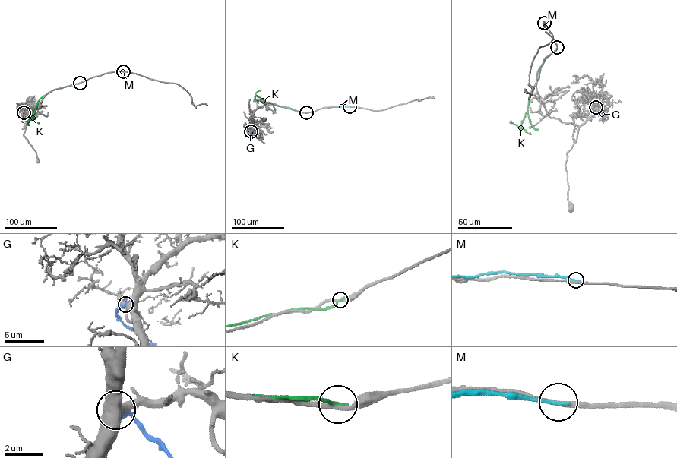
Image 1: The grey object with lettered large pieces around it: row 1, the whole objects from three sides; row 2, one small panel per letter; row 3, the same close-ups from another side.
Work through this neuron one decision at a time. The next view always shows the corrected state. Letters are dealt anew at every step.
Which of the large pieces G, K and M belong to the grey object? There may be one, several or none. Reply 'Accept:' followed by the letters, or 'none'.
Accept: none

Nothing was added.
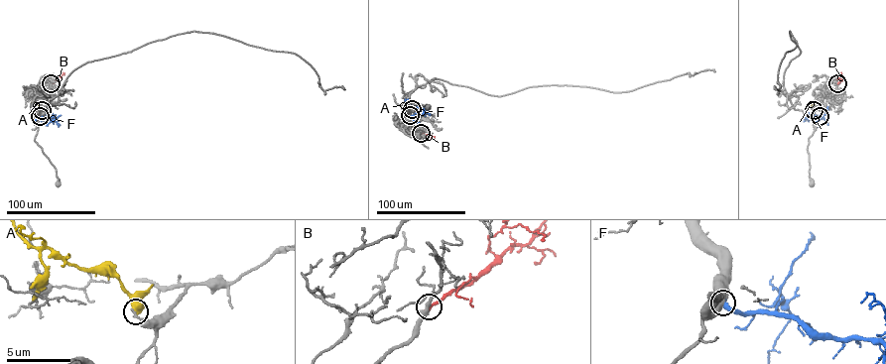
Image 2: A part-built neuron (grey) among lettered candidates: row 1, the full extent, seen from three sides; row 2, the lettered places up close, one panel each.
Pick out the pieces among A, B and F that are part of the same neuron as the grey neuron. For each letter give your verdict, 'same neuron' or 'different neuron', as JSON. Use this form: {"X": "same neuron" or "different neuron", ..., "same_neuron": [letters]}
{"A": "different neuron", "B": "same neuron", "F": "same neuron", "same_neuron": ["B", "F"]}

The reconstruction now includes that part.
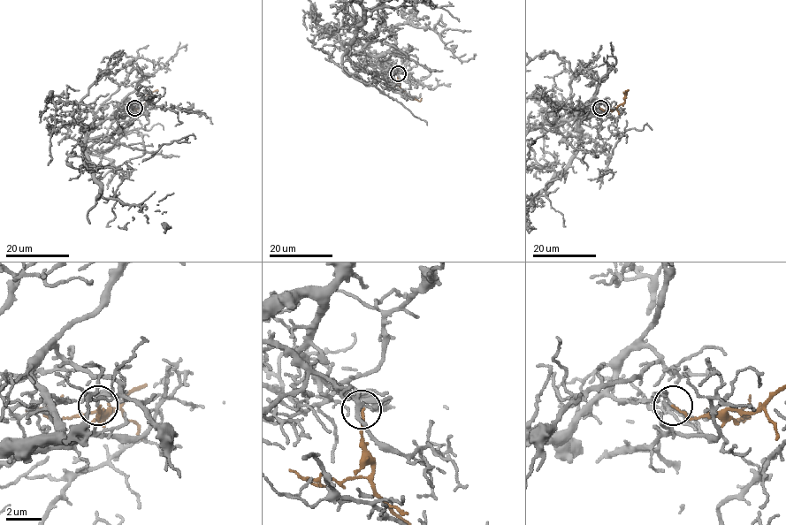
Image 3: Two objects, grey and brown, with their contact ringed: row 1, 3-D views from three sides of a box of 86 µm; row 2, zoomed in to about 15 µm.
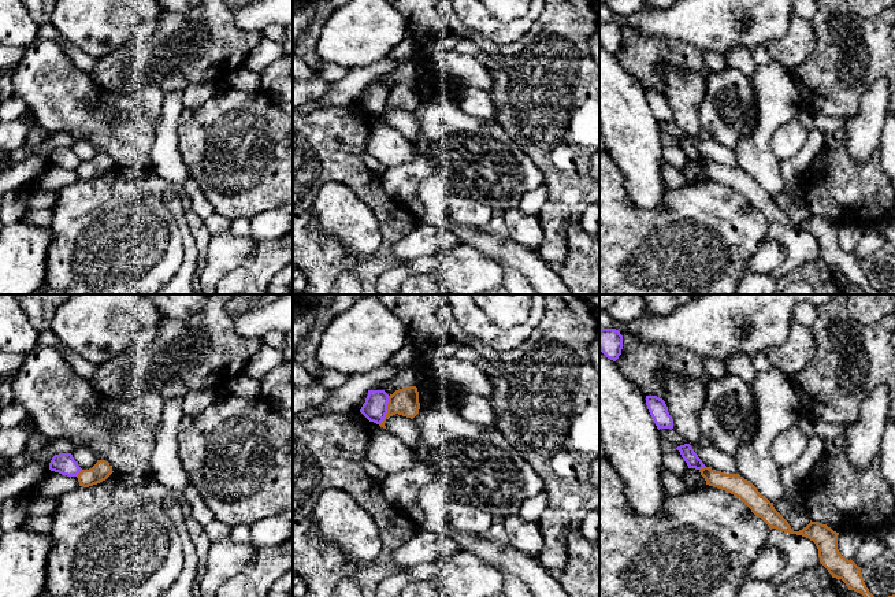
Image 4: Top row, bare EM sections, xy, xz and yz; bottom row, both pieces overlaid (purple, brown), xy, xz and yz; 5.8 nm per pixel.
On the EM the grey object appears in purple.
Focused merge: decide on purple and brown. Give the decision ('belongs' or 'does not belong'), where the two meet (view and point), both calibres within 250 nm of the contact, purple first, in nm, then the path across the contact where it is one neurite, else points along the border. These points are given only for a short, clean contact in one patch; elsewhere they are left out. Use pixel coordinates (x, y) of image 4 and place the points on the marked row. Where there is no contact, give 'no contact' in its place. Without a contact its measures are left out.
does not belong; meets purple in xz at (386, 411); 140 nm thick on the purple side, 160 nm on the other; border along xz (390, 396), (386, 404), (386, 416), (379, 425)

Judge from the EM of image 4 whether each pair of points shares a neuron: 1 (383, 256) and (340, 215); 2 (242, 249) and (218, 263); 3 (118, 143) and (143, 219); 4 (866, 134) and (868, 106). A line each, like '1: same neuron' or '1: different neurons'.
1: different neurons
2: same neuron
3: different neurons
4: same neuron

